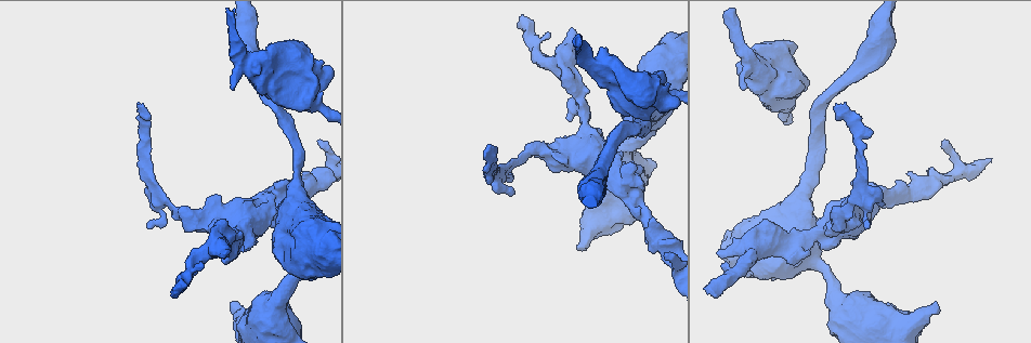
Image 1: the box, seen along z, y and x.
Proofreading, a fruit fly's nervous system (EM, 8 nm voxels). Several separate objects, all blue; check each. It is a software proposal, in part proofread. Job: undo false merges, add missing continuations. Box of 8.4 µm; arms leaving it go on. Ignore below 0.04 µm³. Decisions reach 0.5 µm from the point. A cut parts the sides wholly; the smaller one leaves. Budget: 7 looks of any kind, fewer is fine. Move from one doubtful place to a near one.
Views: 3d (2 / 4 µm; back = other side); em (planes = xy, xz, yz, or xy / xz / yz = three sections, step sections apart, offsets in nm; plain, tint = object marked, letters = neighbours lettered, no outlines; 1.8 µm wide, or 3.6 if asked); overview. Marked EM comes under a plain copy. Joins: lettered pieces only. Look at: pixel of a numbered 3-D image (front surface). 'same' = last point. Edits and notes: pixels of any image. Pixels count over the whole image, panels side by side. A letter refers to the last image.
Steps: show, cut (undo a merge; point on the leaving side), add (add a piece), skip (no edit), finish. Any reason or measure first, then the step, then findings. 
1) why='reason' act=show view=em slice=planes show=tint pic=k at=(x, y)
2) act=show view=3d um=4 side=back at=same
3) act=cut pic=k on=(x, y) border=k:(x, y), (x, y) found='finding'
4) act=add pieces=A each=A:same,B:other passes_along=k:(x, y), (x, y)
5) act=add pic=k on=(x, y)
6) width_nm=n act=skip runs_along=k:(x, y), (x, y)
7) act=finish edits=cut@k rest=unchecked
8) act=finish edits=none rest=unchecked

why='an open end' act=show view=3d um=4 side=back pic=1 at=(231, 304)

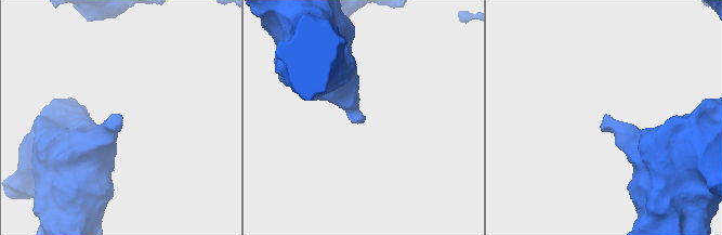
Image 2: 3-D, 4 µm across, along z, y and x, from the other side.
act=show view=em slice=planes show=letters pic=2 at=(363, 118)

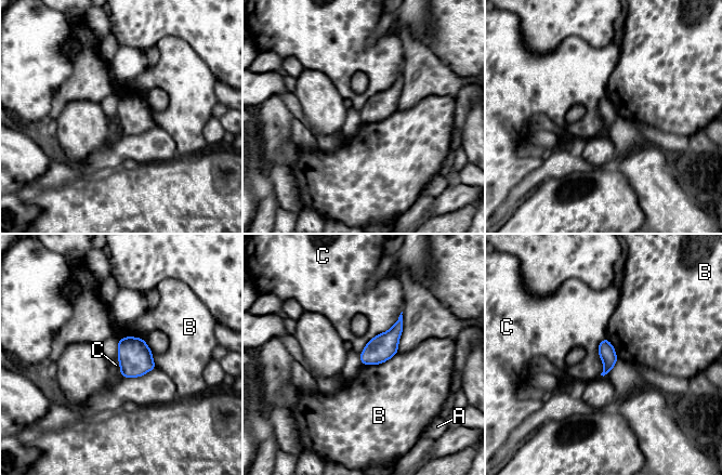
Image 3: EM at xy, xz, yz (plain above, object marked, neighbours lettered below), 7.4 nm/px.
act=skip each=A:other,B:other,C:other border=3:(402, 311), (359, 353) found='no lettered piece goes on from it'

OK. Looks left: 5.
why='thick turns thin' act=show view=3d um=4 pic=1 at=(846, 311)

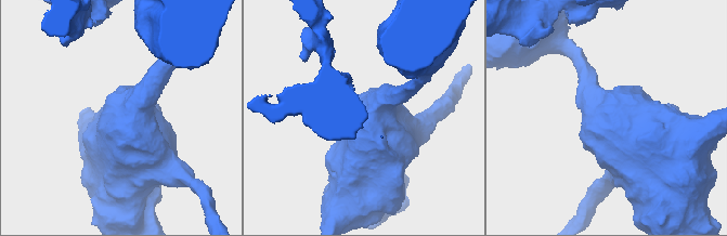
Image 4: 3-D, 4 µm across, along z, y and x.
why='now the EM' act=show view=em um=3.6 slice=planes show=tint pic=4 at=(610, 117)

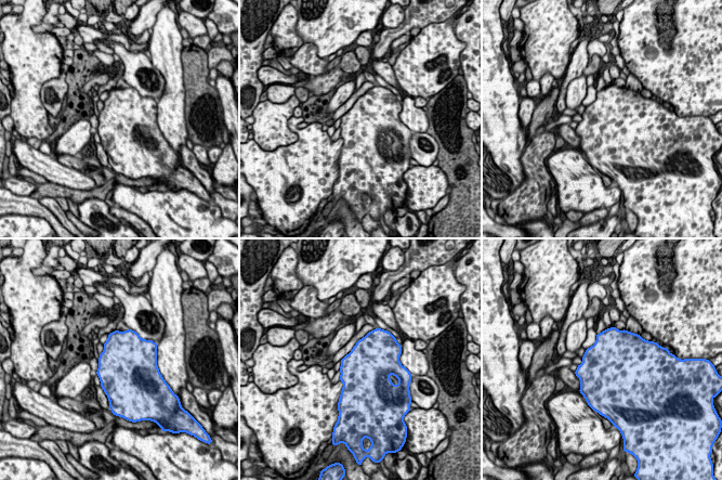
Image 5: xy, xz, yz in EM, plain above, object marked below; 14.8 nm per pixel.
act=show view=em um=3.6 slice=planes show=letters at=same

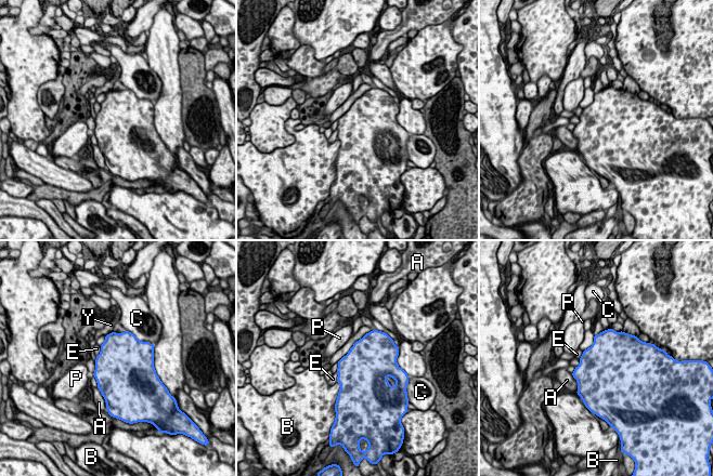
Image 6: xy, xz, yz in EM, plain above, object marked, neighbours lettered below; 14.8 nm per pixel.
width_nm=750 act=skip each=A:other,B:other,C:other,E:other,P:other,Y:other border=6:(101, 346), (101, 352), (96, 356) found='one neuron here'

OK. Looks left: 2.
why='thick end' act=show view=3d um=4 side=back pic=1 at=(226, 253)

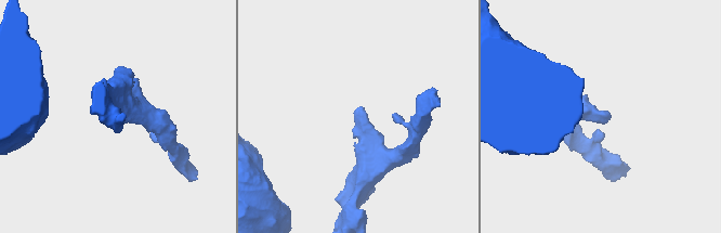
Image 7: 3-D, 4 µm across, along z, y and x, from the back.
act=show view=em um=3.6 slice=planes show=letters pic=7 at=(362, 107)

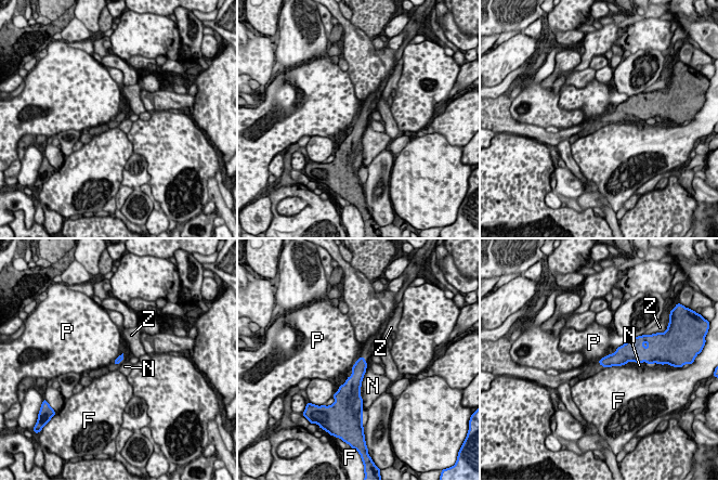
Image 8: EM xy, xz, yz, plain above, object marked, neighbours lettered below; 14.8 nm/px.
act=skip each=F:other,N:other,P:other,Z:other border=8:(362, 356), (351, 368) found='none of them fits'

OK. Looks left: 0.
act=finish edits=none rest=unchecked

